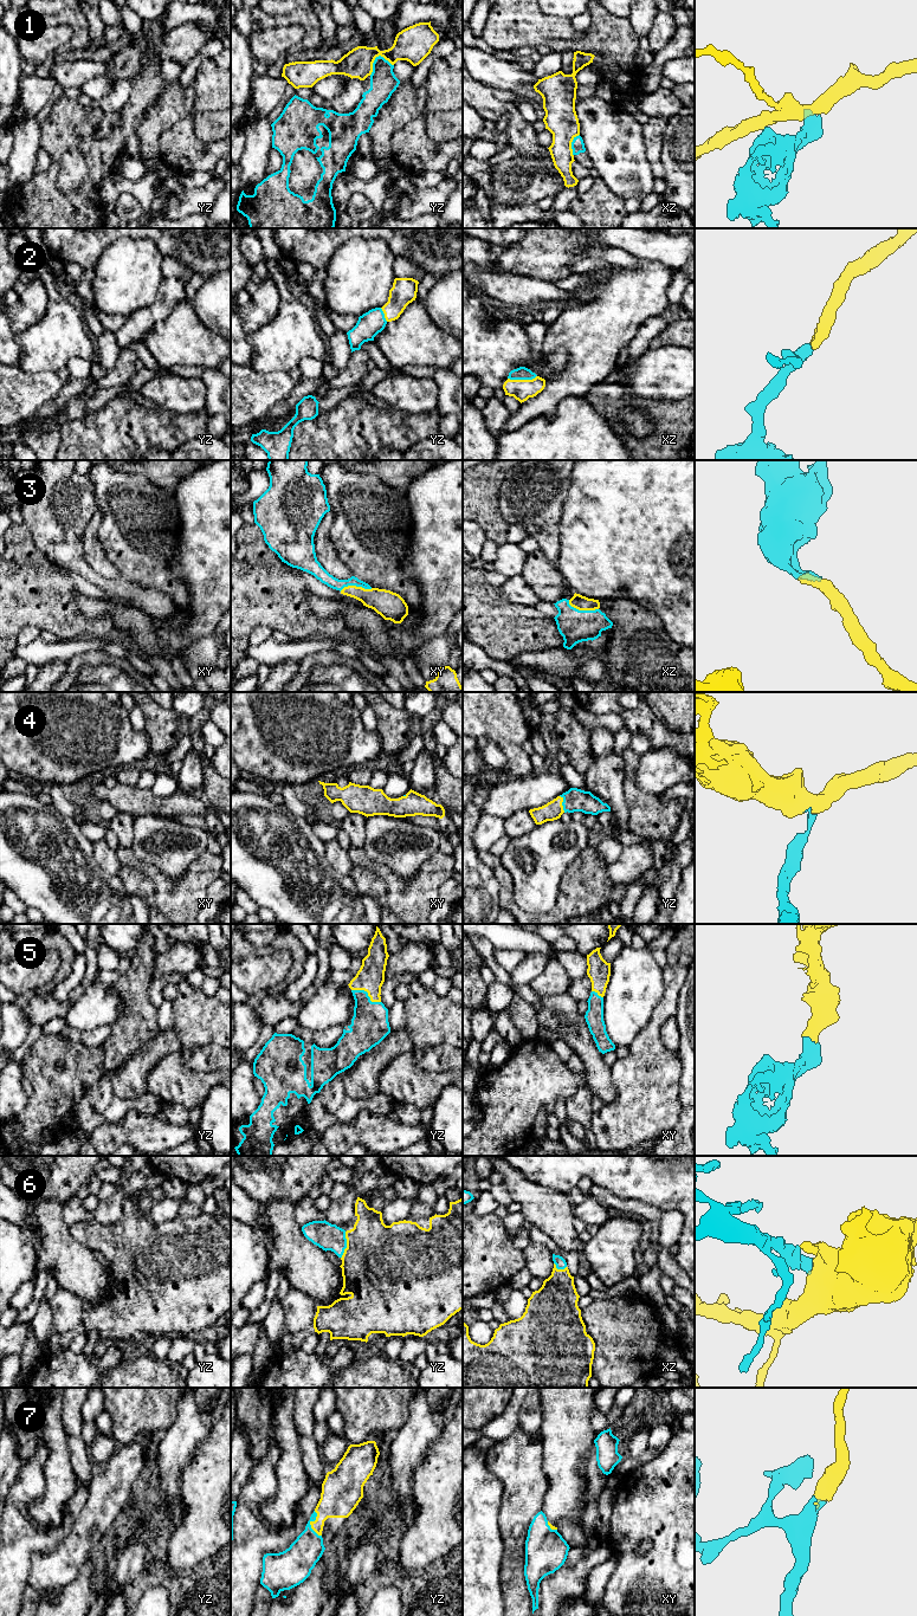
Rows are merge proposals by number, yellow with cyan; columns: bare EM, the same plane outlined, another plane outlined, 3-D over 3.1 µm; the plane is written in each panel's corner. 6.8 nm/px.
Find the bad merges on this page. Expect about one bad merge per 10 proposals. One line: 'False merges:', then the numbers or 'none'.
False merges: 1

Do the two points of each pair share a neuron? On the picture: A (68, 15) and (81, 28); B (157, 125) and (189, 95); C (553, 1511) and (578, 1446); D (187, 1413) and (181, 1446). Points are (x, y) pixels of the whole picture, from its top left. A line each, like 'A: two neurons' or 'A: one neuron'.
A: one neuron
B: one neuron
C: one neuron
D: one neuron

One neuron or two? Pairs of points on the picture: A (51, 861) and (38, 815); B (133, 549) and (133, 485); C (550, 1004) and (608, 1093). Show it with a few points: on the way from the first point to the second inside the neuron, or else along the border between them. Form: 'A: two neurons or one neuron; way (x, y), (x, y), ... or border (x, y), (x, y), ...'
A: one neuron; way (39, 849), (38, 827)
B: one neuron; way (133, 534), (133, 501)
C: one neuron; way (572, 1026), (593, 1059), (596, 1071)

